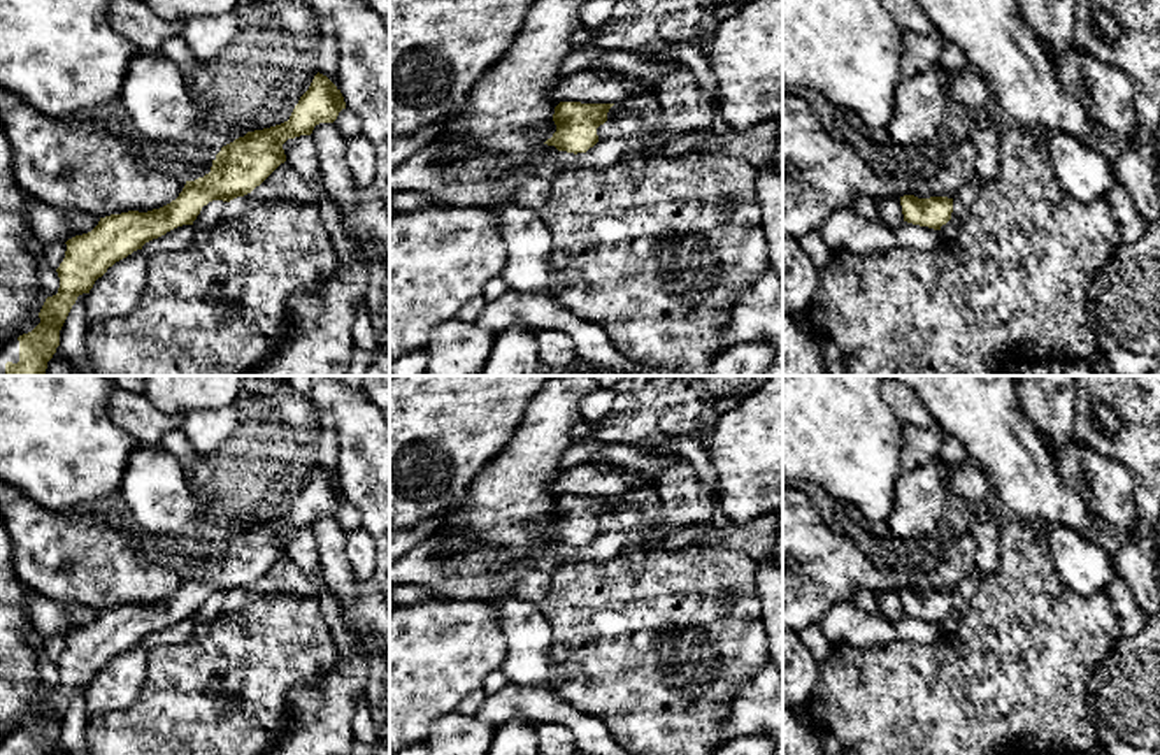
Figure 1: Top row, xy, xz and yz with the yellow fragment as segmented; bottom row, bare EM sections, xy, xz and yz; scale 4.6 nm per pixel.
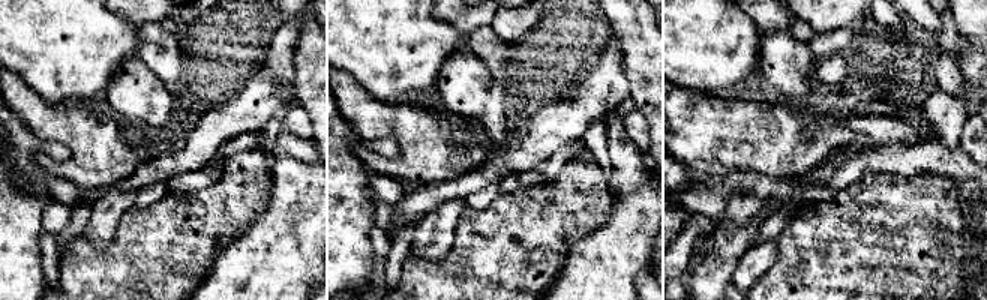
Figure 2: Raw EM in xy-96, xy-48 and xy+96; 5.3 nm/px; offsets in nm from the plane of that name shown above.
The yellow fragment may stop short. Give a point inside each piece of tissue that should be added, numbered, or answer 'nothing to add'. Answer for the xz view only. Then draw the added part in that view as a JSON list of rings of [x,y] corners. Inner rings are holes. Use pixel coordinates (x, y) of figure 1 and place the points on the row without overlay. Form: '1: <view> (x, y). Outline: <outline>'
nothing to add

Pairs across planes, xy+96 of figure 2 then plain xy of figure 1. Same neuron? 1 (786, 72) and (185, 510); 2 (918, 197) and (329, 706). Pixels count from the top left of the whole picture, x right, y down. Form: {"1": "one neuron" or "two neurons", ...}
{"1": "one neuron", "2": "two neurons"}

